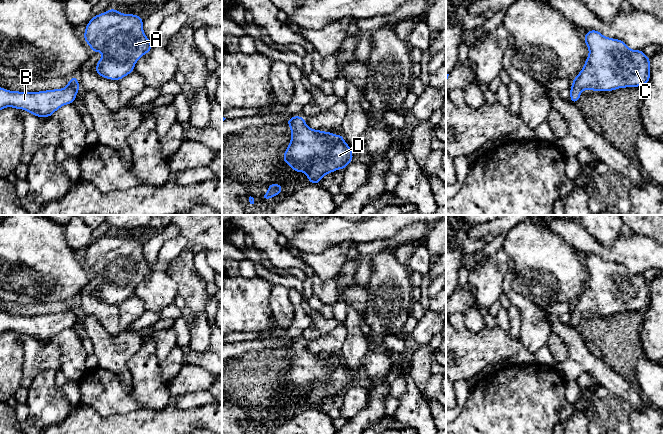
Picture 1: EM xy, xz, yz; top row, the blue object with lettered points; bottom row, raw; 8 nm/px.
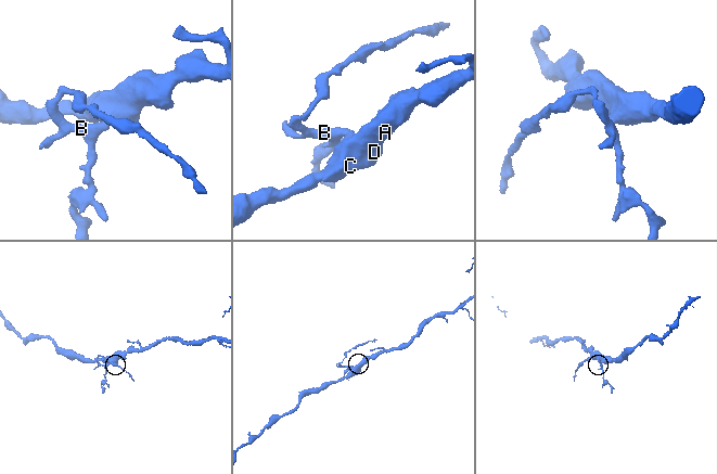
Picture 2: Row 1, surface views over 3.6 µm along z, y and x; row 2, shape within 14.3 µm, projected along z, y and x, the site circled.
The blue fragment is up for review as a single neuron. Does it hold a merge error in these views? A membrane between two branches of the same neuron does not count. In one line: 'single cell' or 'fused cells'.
single cell

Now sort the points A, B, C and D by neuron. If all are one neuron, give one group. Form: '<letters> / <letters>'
A B C D

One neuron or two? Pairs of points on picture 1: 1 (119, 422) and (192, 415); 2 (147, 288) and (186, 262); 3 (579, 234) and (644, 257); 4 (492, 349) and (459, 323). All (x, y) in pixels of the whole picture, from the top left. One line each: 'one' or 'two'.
1: one
2: two
3: one
4: two

